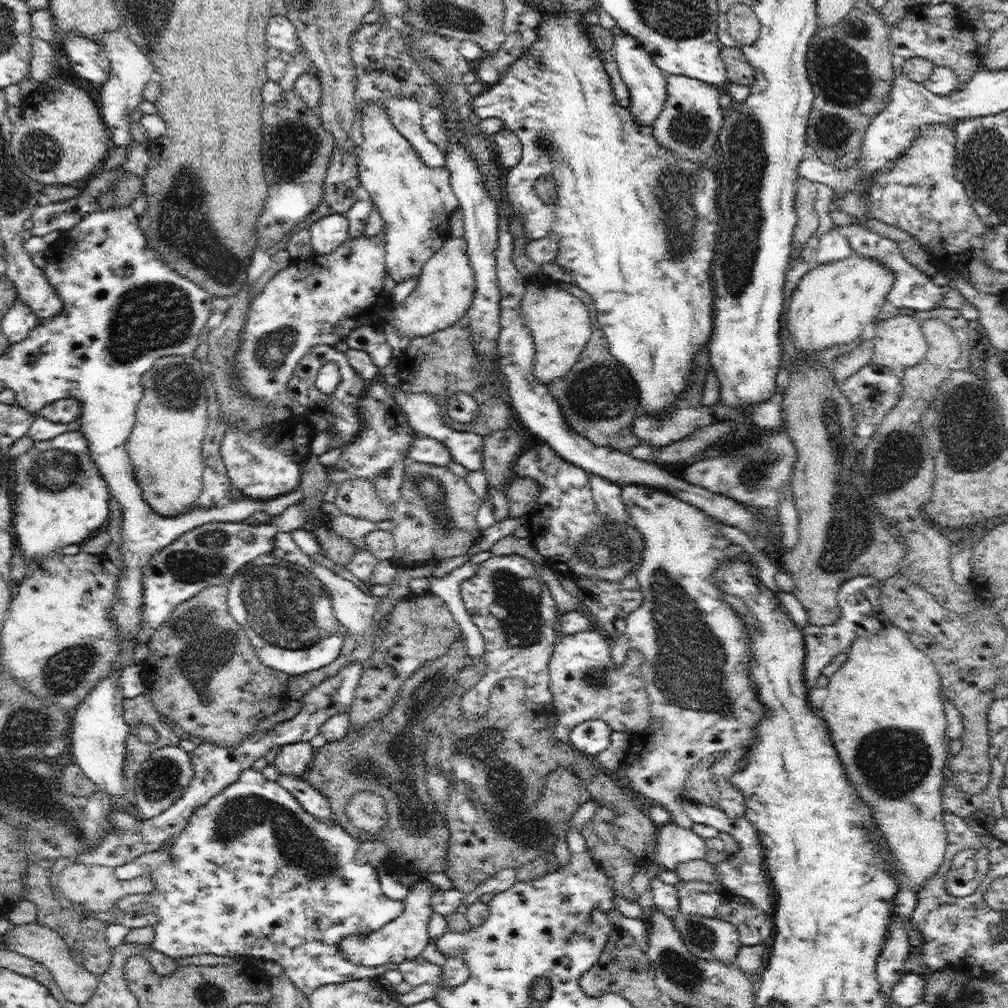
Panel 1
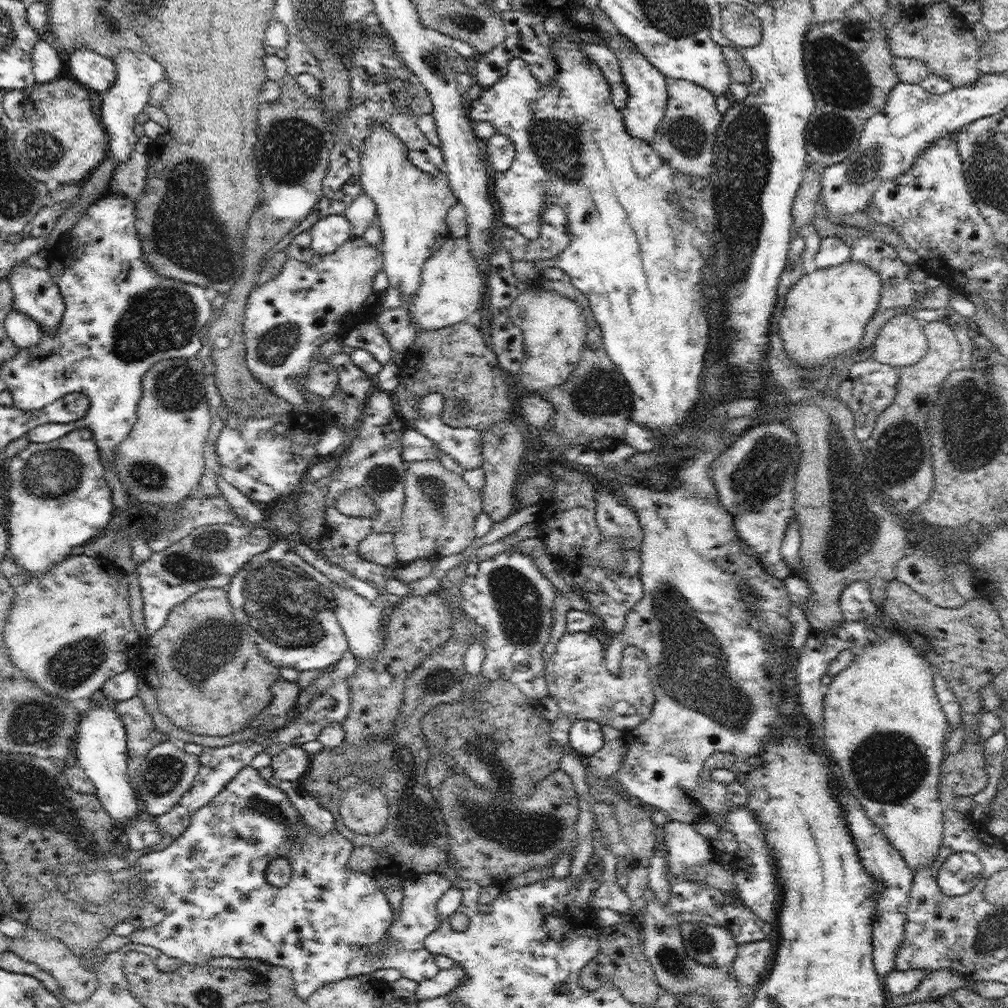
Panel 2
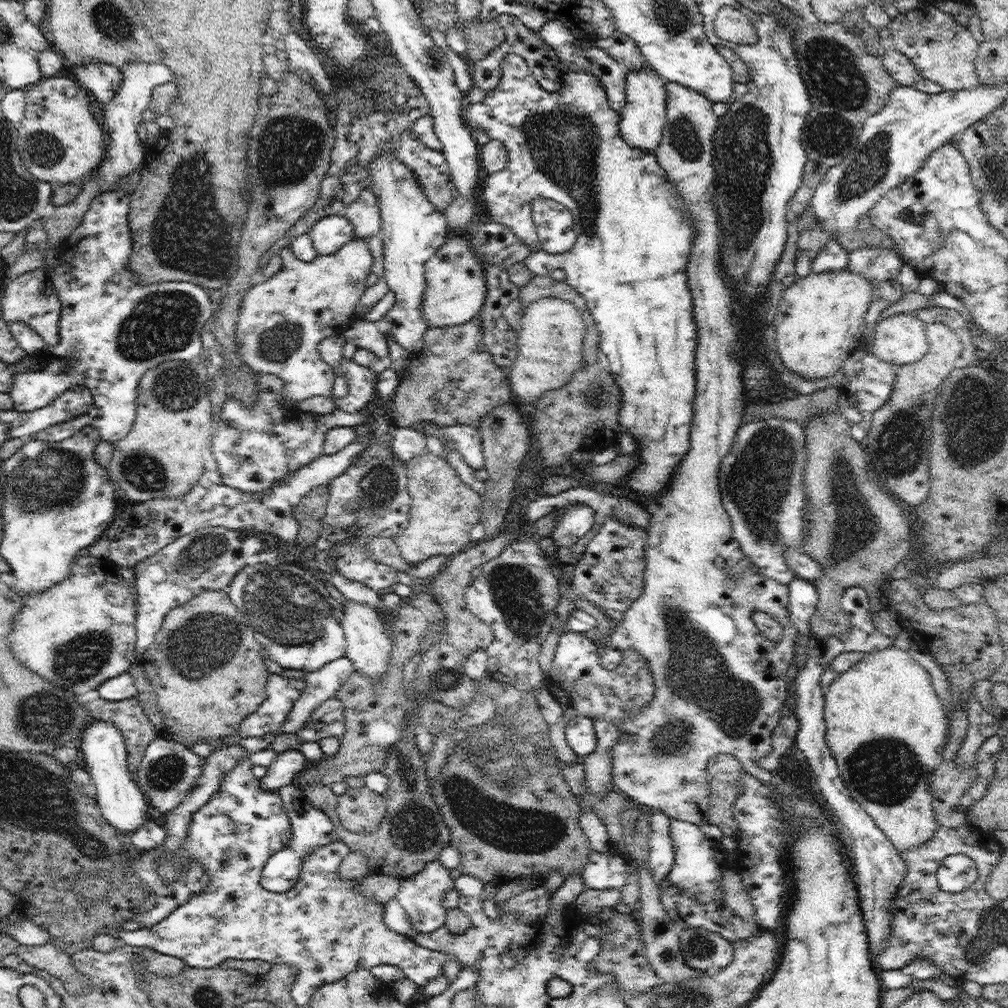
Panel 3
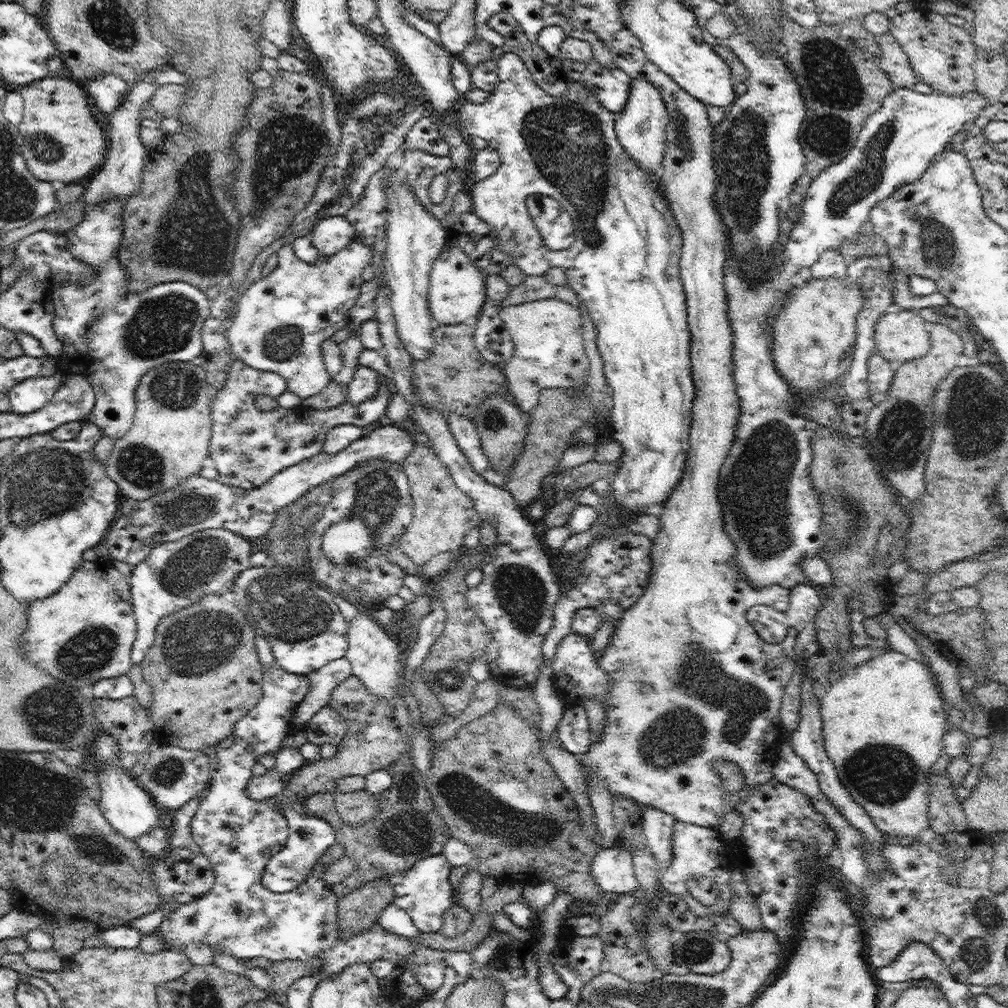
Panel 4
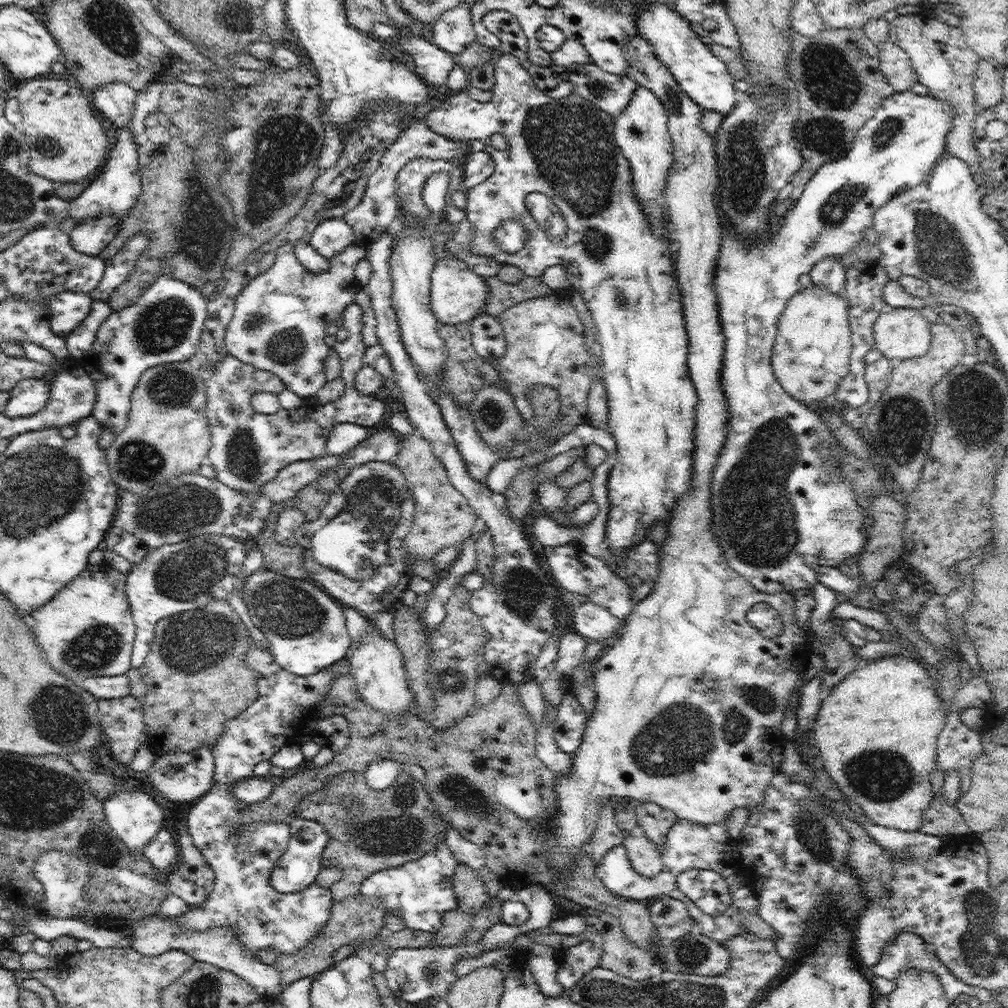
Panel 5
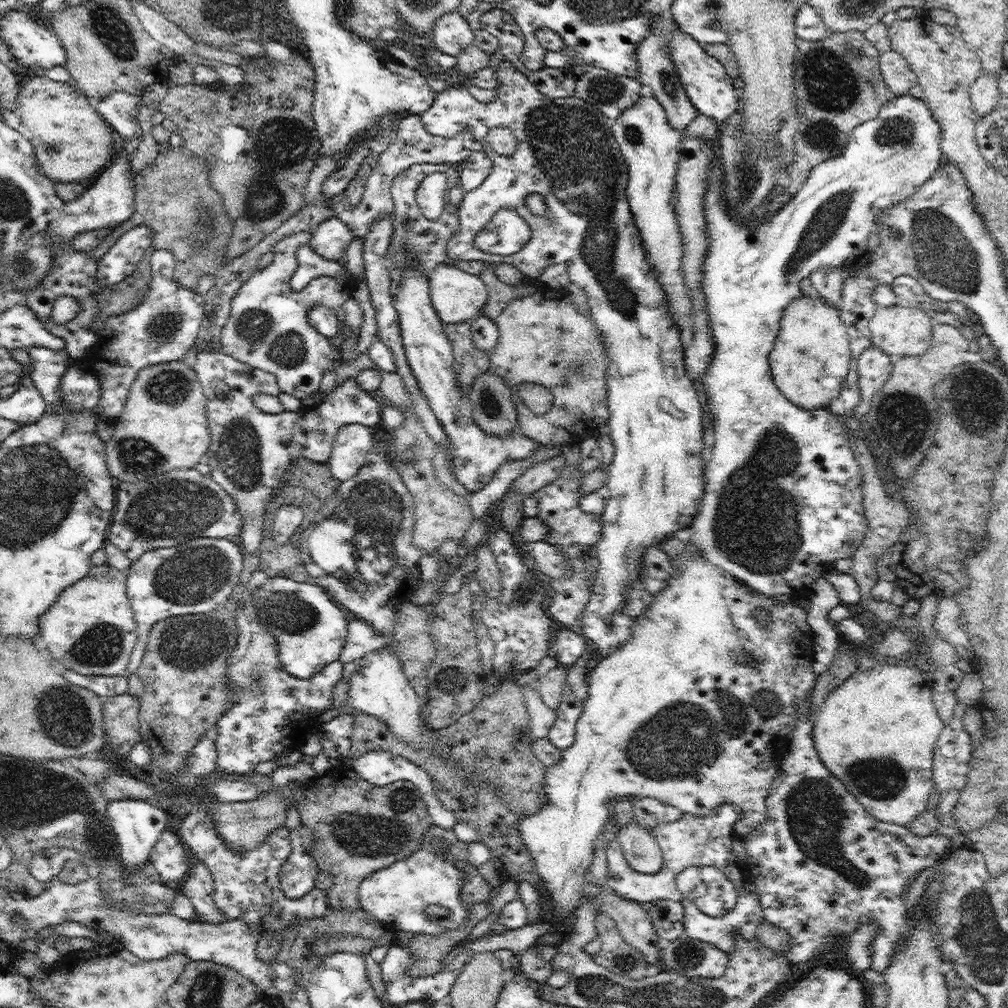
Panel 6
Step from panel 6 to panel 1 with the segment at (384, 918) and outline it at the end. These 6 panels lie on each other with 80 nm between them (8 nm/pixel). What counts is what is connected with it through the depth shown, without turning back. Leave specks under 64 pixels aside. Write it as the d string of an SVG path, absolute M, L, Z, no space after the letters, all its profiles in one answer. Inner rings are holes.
M425 878L418 881L416 885L410 887L409 893L404 898L404 912L398 918L391 920L370 934L352 933L345 936L337 946L344 960L352 965L370 968L389 965L390 963L402 968L408 961L418 958L431 939L428 934L428 923L433 911L432 893L436 889L439 888Z

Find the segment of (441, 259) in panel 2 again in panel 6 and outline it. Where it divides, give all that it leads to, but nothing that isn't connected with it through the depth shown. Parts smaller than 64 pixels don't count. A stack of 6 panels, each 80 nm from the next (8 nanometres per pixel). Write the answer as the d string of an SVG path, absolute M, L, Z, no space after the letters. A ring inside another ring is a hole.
M438 264L430 274L429 287L434 310L446 324L476 319L482 314L489 297L486 285L479 276L464 272L454 264Z

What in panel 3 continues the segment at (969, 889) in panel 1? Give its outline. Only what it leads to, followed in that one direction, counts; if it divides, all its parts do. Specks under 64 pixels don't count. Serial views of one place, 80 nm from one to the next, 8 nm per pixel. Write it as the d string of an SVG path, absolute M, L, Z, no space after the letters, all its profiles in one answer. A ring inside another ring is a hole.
M965 852L944 857L936 871L938 886L950 894L967 891L979 878L977 864Z

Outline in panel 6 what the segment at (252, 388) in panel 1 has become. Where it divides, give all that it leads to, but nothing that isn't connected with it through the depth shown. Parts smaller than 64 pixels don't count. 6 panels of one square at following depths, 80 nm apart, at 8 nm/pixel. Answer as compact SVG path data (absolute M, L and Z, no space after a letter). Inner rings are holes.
M312 231L296 233L280 240L273 248L274 260L264 270L256 271L240 287L231 302L231 315L220 334L220 346L222 352L233 356L240 362L249 364L251 367L261 368L272 373L277 378L281 392L293 394L300 400L320 390L319 383L326 371L334 371L343 363L340 356L340 348L333 346L329 339L314 330L308 322L308 313L313 306L323 304L336 312L346 302L360 281L350 274L344 276L320 276L310 281L301 291L295 291L290 284L290 279L298 269L296 251L302 246L309 245Z

